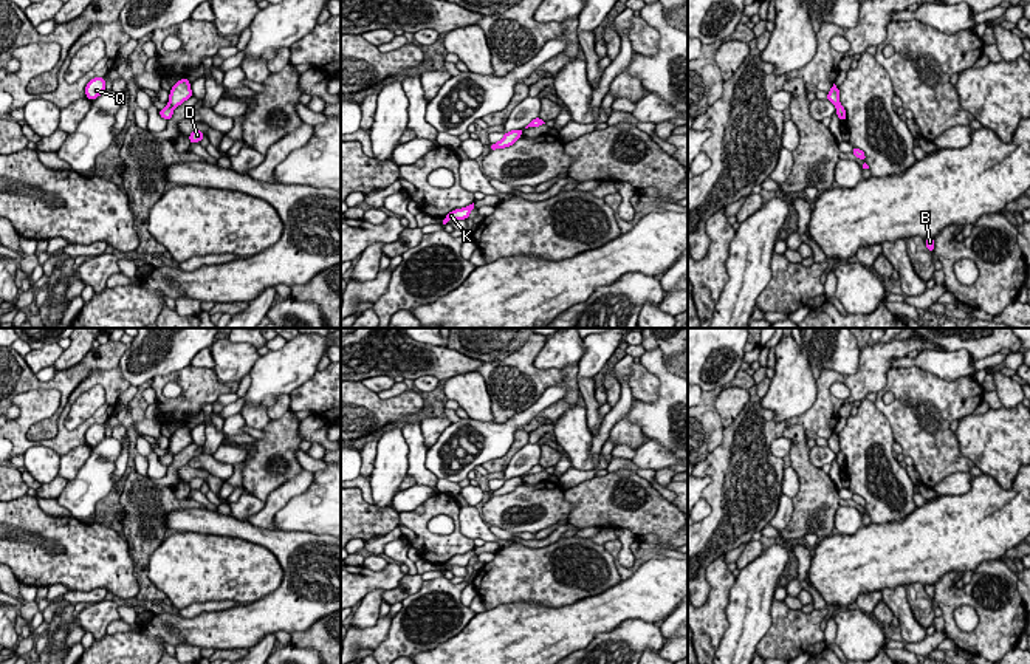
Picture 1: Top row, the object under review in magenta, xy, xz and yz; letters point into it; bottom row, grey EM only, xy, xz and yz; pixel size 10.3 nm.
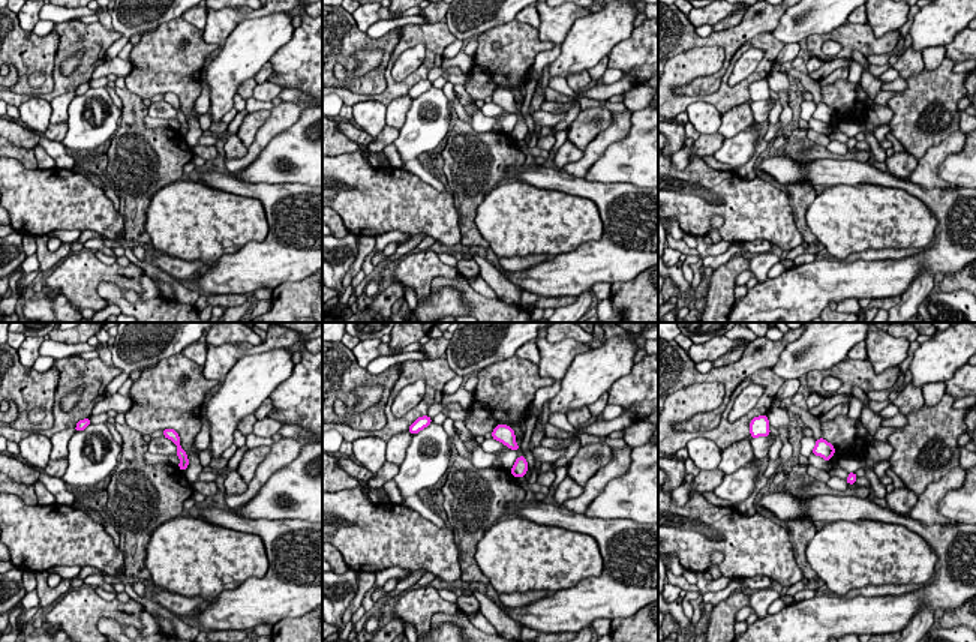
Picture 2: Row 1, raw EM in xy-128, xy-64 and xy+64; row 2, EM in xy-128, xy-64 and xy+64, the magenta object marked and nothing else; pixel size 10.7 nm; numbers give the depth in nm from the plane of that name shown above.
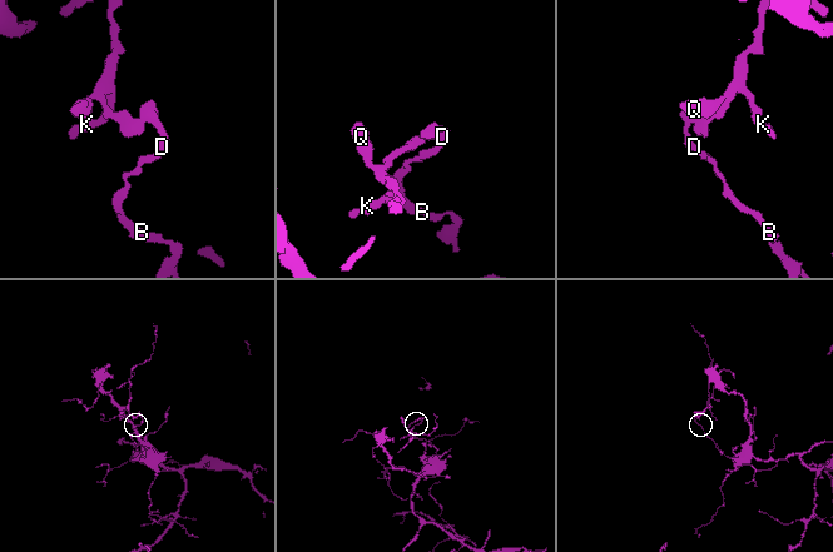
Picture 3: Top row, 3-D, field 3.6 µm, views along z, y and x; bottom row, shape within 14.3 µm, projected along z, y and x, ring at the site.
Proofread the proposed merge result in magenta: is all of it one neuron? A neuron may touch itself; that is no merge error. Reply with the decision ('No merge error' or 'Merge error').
Merge error

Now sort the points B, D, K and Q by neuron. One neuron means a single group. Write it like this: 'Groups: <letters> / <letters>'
Groups: B D / K Q

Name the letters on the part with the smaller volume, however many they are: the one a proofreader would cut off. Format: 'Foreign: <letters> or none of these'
Foreign: K, Q

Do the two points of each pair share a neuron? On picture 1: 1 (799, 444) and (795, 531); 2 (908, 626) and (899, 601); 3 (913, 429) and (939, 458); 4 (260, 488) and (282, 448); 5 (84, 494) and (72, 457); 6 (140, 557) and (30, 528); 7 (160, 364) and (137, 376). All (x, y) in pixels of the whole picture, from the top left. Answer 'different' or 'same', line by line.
1: same
2: same
3: same
4: same
5: different
6: different
7: same

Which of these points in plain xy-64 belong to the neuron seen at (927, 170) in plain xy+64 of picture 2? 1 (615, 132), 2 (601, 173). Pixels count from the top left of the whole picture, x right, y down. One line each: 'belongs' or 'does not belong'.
1: belongs
2: does not belong

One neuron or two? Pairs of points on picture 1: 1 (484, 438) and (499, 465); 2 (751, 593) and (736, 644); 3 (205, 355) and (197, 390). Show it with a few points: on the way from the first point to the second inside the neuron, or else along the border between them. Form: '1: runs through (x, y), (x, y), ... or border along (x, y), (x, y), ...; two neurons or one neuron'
1: border along (518, 429), (511, 446), (502, 455), (482, 465); two neurons
2: runs through (750, 605), (745, 632); one neuron
3: border along (191, 362), (212, 369); two neurons

